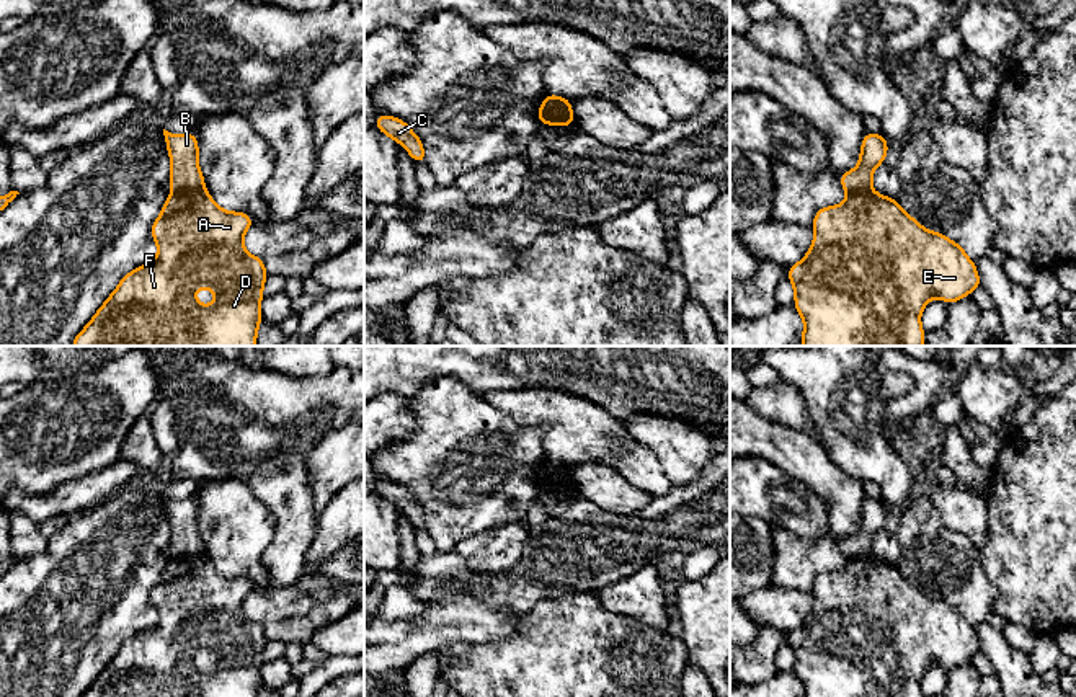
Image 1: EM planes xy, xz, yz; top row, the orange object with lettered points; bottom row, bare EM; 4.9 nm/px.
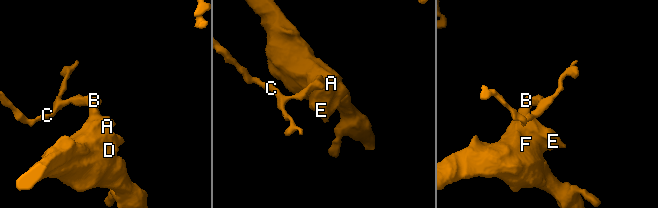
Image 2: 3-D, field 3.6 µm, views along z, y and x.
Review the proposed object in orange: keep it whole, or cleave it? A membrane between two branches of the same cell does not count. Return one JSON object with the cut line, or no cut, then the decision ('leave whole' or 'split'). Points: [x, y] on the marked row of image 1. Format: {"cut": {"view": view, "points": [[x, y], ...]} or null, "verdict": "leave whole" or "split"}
{"cut": {"view": "xy", "points": [[203, 188], [172, 193]]}, "verdict": "split"}

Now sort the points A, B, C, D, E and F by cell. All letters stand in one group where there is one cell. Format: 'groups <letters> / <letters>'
groups A D E F / B C

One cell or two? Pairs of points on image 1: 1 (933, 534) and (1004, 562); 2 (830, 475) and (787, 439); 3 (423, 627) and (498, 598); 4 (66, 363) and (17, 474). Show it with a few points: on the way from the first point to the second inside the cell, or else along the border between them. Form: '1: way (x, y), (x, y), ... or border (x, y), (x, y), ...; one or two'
1: border (978, 549), (982, 568), (995, 588); two
2: way (820, 472), (797, 449); one
3: border (471, 598), (521, 616); two
4: border (95, 371), (62, 379), (35, 381), (23, 386); two

